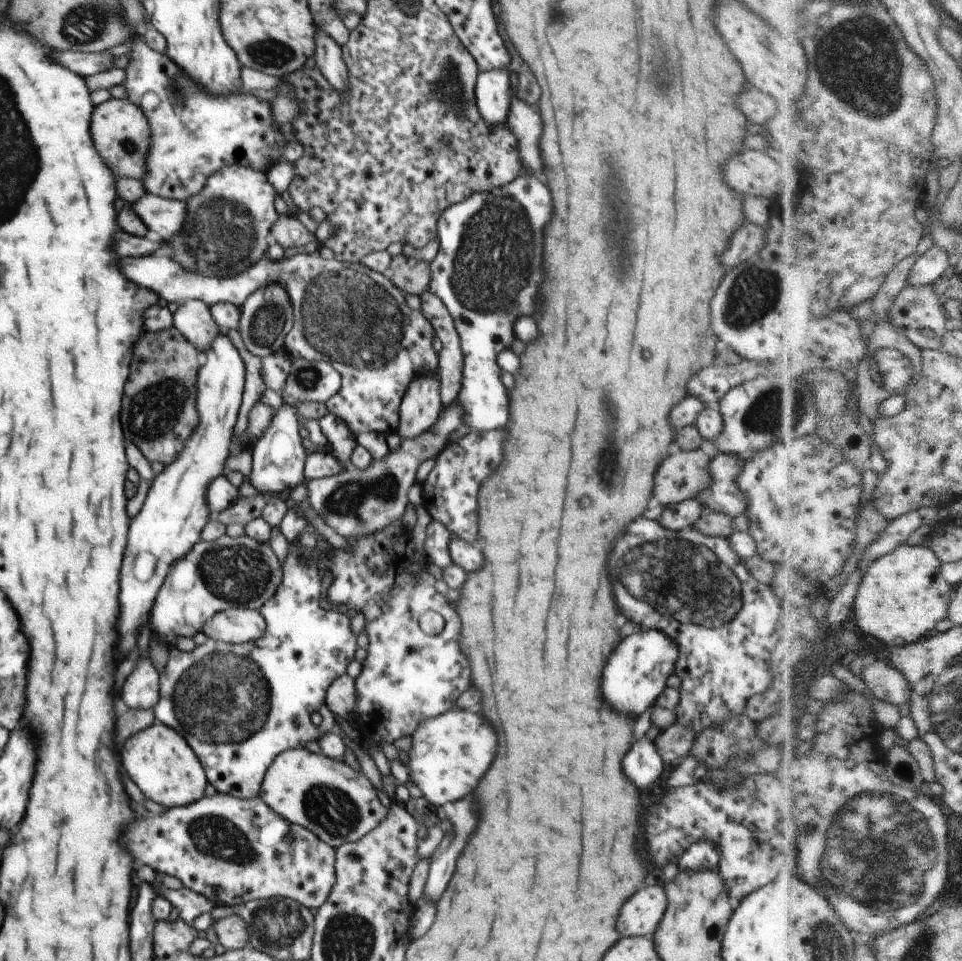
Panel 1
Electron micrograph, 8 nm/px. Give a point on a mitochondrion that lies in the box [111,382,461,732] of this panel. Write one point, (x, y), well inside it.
(234, 572)

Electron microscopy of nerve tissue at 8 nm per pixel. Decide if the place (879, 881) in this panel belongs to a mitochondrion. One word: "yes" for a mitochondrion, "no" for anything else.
yes

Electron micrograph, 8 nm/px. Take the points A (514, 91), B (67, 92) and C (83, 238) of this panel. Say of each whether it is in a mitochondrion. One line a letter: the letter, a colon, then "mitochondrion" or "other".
A: other
B: other
C: other

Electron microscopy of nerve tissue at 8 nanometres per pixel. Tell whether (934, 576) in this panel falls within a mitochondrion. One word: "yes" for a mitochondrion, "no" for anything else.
no

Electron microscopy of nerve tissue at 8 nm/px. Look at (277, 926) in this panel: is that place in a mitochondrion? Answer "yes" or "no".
yes

